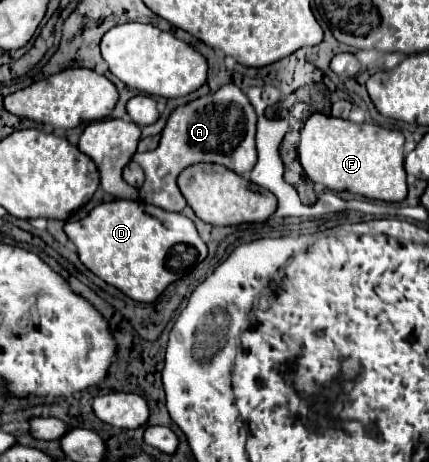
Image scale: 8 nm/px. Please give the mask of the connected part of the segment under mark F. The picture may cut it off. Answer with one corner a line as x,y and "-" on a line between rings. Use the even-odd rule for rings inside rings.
313,113
301,131
299,161
313,183
321,183
331,191
349,191
367,199
399,203
407,197
403,145
405,137
399,131

